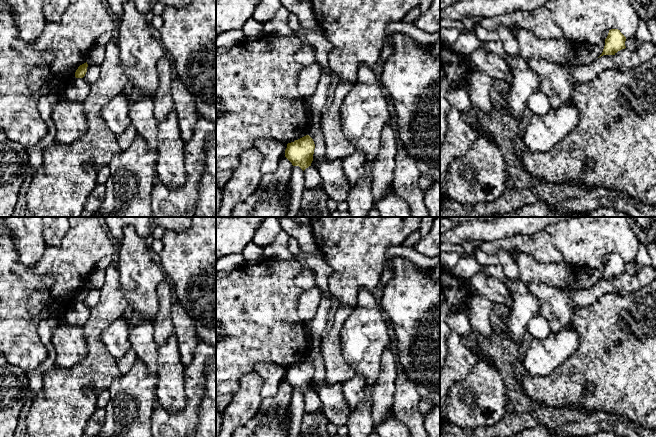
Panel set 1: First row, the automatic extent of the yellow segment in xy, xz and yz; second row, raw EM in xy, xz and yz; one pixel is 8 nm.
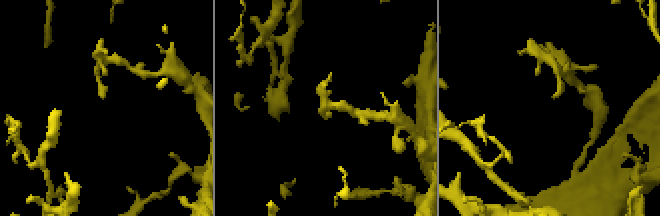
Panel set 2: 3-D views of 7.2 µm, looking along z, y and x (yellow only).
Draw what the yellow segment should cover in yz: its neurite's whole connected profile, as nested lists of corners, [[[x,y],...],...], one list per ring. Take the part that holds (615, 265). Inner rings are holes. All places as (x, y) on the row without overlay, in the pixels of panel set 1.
[[[618,253],[609,254],[608,260],[605,263],[605,270],[603,276],[599,281],[603,279],[615,279],[618,275],[625,273],[626,272],[625,265],[626,265],[626,261],[620,256],[620,254]]]

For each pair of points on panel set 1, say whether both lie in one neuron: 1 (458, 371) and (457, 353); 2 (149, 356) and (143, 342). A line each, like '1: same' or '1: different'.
1: same
2: same

